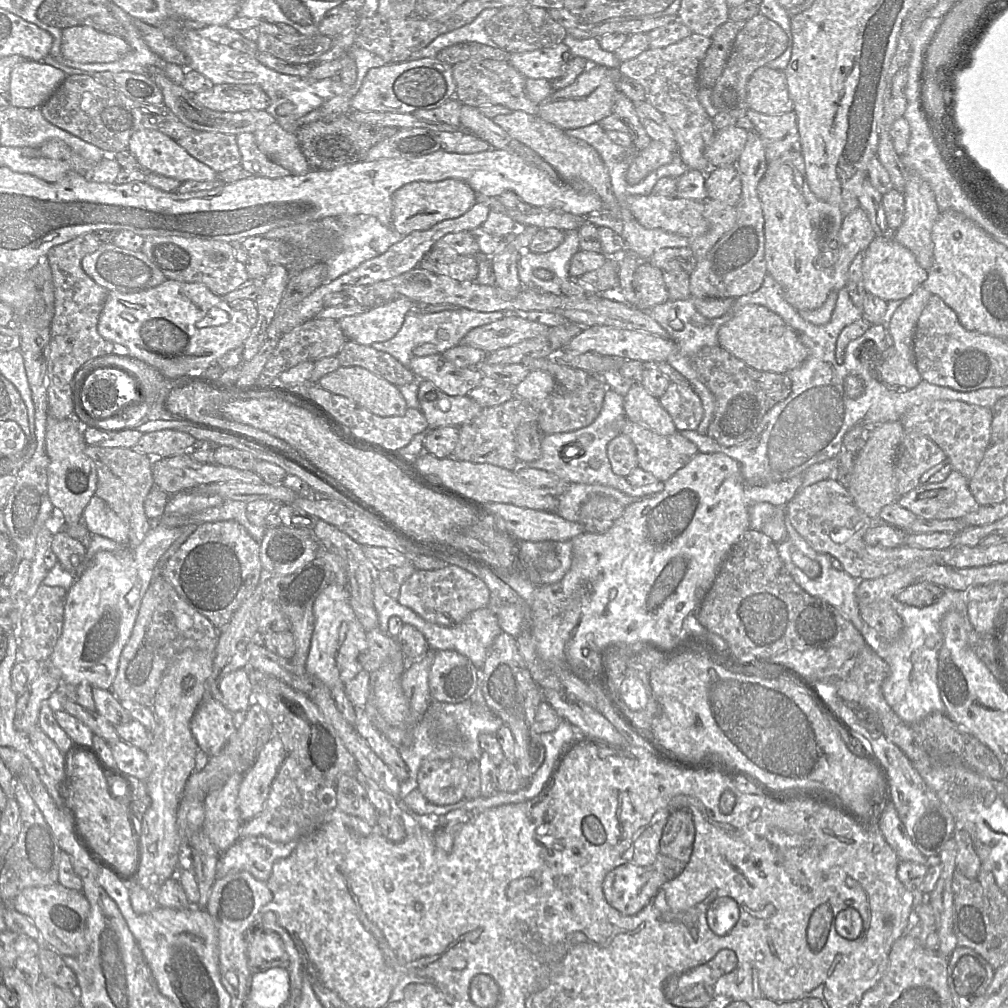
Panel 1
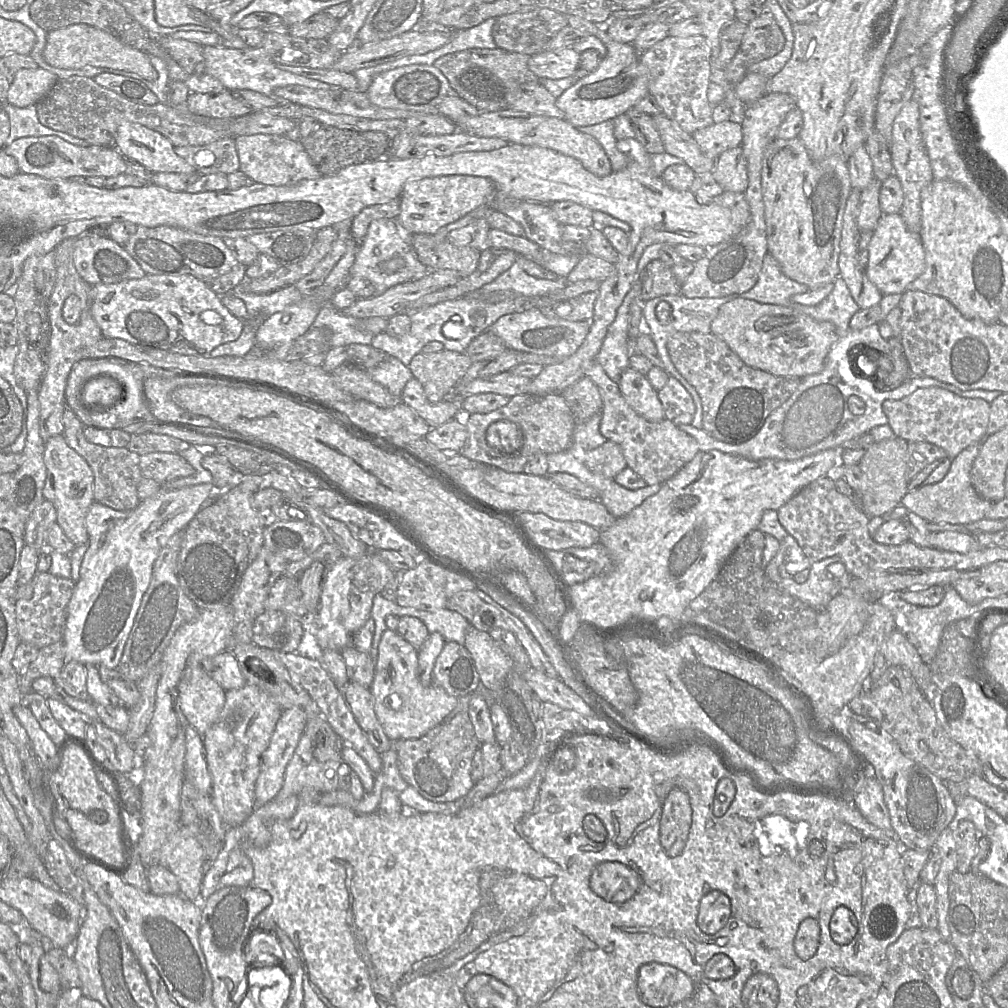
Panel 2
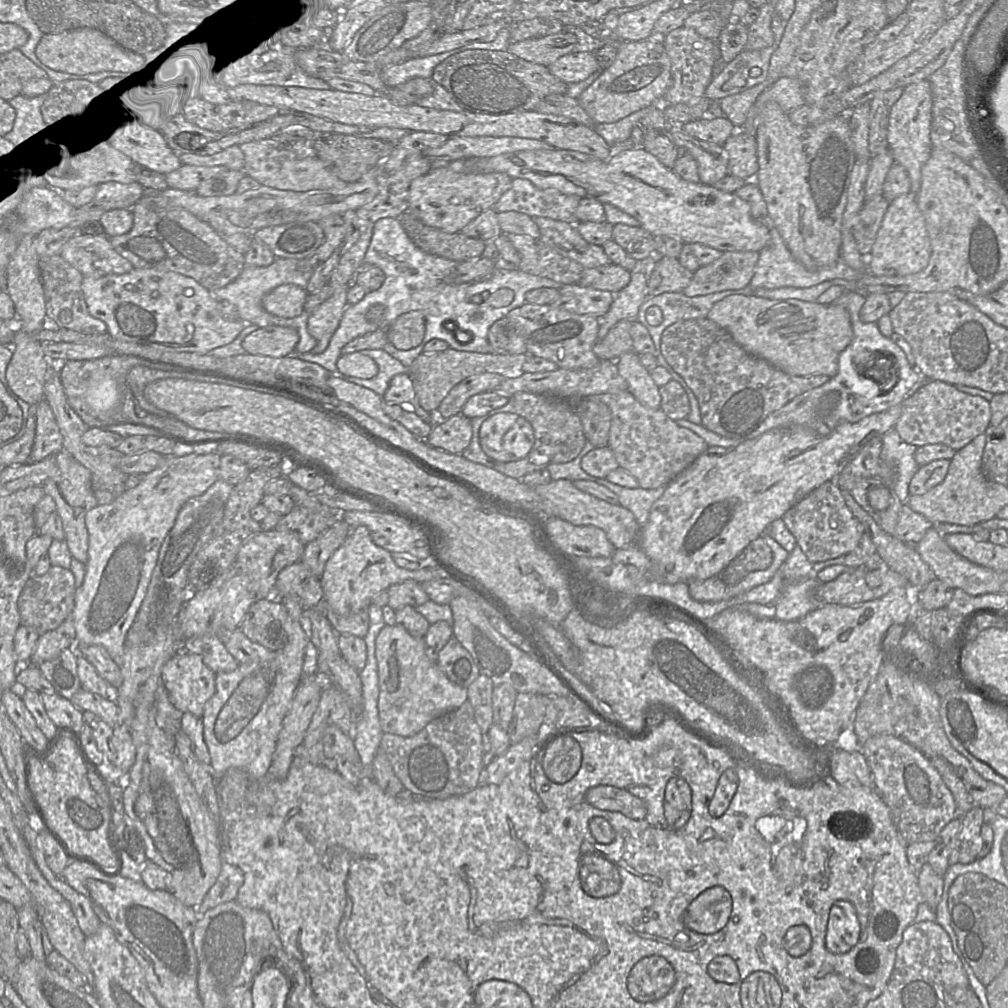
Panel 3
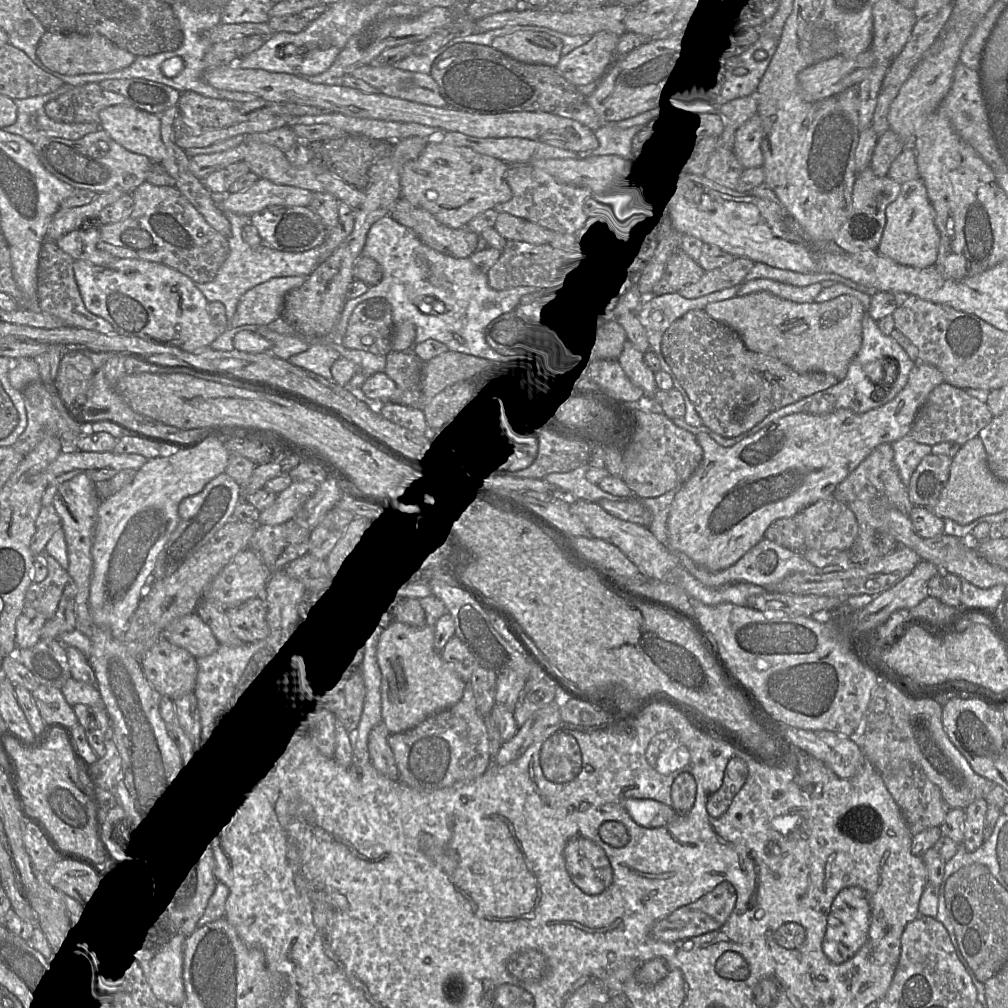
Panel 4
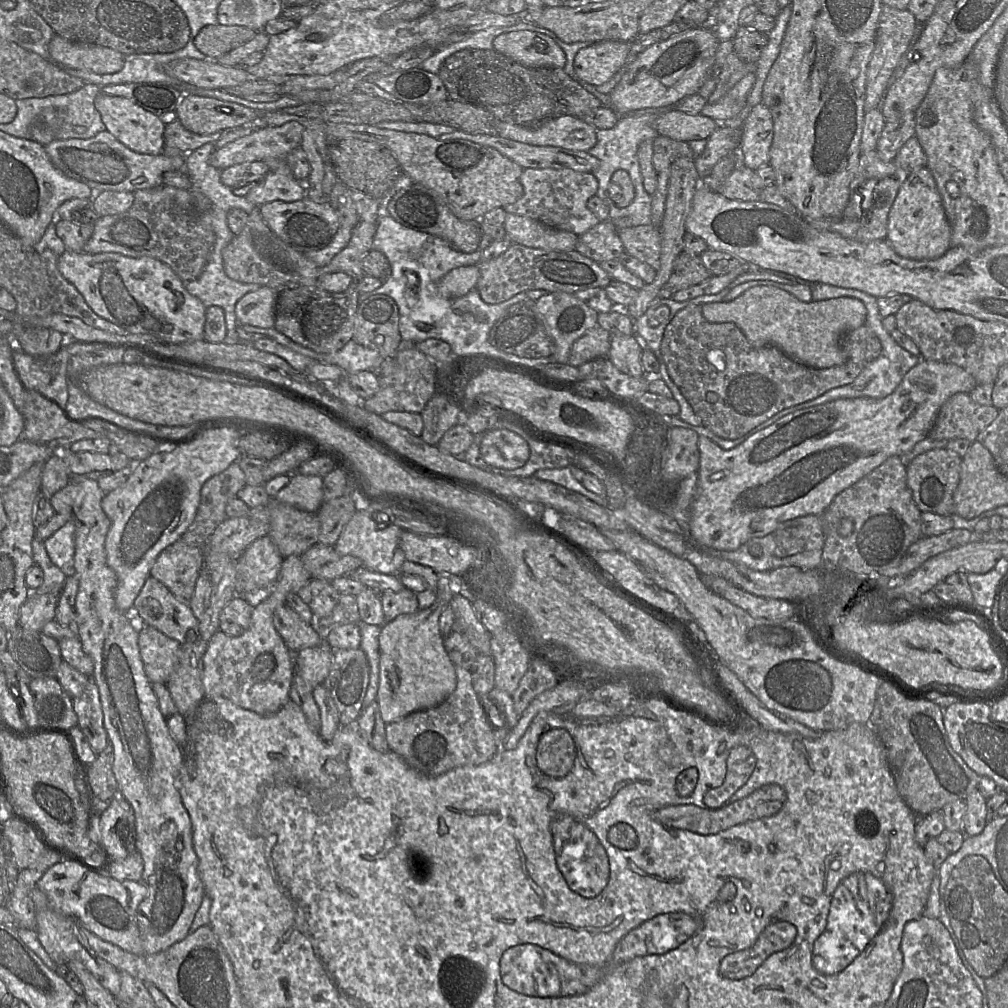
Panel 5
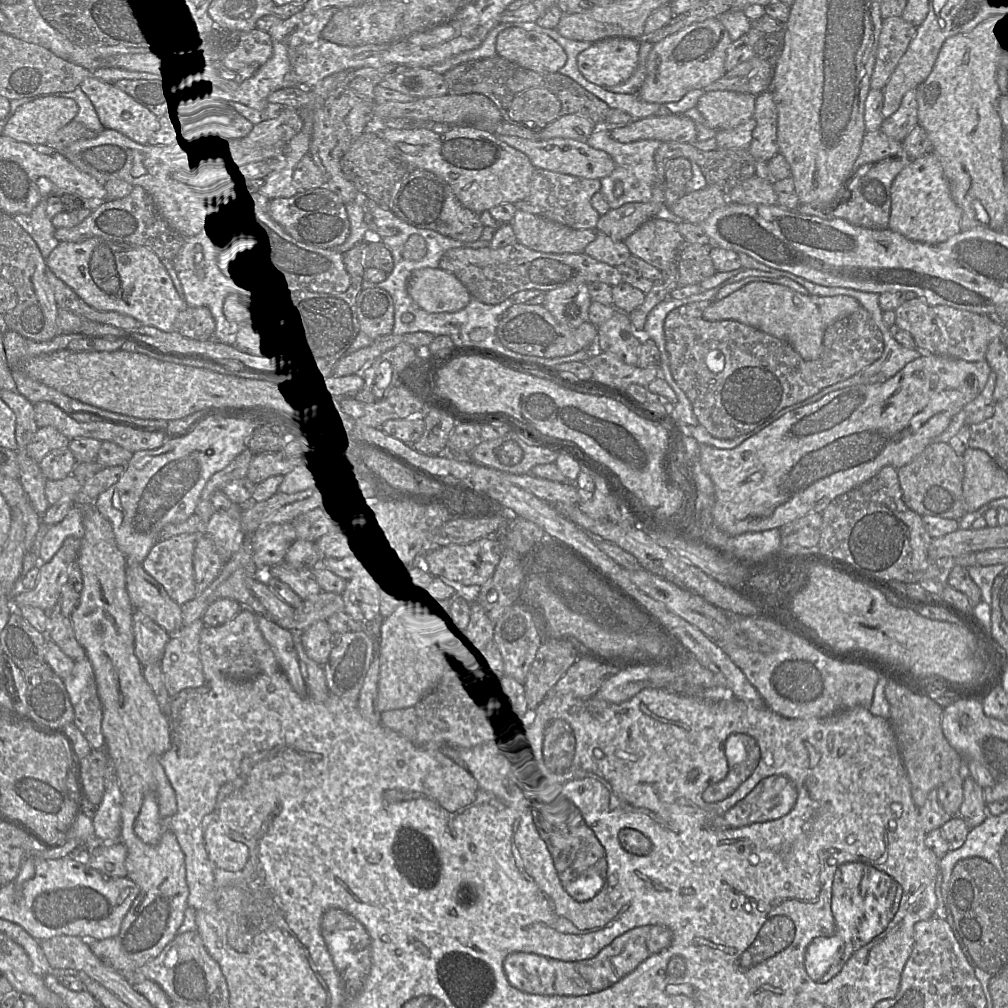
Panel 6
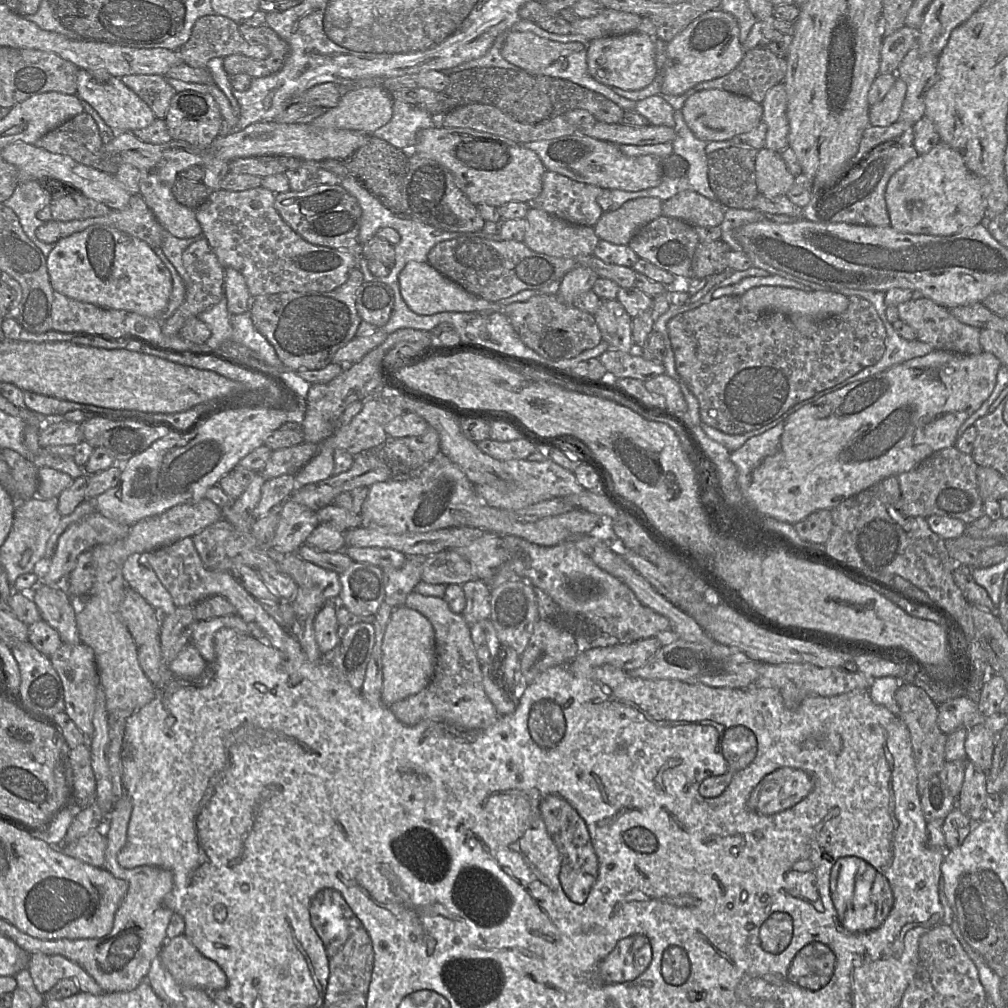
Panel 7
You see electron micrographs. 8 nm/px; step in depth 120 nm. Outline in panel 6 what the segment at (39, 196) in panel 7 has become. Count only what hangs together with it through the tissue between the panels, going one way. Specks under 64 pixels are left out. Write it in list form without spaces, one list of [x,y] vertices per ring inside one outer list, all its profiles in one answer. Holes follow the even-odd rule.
[[[44,199],[28,214],[12,215],[15,221],[32,237],[44,259],[59,245],[54,236],[55,228],[46,216],[48,199]]]

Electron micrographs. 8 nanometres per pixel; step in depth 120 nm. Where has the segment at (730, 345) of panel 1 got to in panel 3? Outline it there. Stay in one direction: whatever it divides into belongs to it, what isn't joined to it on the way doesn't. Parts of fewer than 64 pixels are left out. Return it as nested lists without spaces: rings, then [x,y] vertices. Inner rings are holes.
[[[731,295],[716,302],[707,317],[725,329],[747,353],[792,376],[834,377],[839,355],[854,335],[848,310],[836,303]]]

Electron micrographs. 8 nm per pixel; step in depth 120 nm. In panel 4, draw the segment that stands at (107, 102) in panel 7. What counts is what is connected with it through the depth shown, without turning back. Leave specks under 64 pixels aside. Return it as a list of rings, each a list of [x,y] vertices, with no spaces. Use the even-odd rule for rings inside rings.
[[[116,104],[101,110],[99,118],[100,128],[125,149],[145,155],[157,163],[165,158],[159,115]]]

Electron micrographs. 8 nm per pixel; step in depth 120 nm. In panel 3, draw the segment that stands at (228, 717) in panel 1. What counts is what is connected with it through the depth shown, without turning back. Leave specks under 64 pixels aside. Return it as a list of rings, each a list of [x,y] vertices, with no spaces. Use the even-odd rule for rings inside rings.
[[[182,650],[163,666],[161,685],[177,710],[201,718],[206,702],[215,693],[215,676],[199,655]]]

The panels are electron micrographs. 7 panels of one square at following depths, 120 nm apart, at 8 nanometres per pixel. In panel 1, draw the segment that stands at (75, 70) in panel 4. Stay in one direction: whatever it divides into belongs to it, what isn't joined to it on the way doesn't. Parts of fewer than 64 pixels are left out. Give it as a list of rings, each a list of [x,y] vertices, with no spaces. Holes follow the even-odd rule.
[[[81,25],[62,30],[61,53],[81,63],[110,63],[126,56],[131,50],[124,38]]]

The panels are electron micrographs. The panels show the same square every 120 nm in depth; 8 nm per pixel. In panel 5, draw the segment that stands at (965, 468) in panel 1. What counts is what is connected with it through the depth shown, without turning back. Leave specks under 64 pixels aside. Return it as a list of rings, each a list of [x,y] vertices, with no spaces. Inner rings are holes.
[[[969,393],[952,395],[939,409],[928,437],[934,440],[967,439],[971,443],[997,417],[999,410],[971,399]]]

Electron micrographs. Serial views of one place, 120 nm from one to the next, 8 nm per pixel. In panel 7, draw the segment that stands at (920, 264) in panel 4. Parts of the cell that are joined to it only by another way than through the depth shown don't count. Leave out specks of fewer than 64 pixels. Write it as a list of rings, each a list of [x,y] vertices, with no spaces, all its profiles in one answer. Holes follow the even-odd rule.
[[[940,141],[928,153],[918,155],[891,176],[885,190],[890,226],[901,233],[950,236],[986,223],[985,211],[989,193],[990,186],[986,180],[970,172],[962,155]]]

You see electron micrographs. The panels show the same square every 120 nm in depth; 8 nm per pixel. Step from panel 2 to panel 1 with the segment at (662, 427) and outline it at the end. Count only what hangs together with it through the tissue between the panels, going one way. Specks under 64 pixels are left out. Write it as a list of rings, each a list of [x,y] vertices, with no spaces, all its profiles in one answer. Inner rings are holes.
[[[626,418],[622,433],[629,436],[635,445],[638,467],[652,474],[660,482],[666,482],[698,453],[696,445],[678,430],[671,435],[660,435]]]

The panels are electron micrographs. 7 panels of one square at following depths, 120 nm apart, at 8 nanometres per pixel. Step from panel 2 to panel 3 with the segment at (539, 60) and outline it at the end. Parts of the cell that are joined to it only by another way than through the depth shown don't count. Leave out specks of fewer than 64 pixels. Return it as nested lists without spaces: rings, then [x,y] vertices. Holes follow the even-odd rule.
[[[570,52],[547,66],[550,72],[566,84],[578,83],[599,69],[592,52]]]

